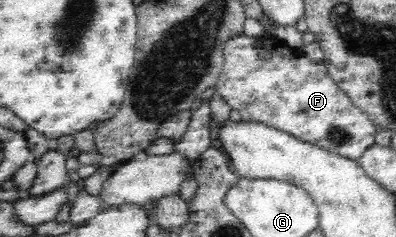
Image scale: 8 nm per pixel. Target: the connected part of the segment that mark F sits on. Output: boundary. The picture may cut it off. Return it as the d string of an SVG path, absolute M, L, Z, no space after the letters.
M243 32L232 35L225 42L225 61L215 82L218 95L222 96L228 107L240 112L244 122L262 123L290 134L301 142L318 145L330 153L359 161L366 150L375 145L378 128L360 108L352 104L349 96L340 90L336 81L330 77L325 64L314 64L306 56L296 56L292 49L271 35L258 38L247 36Z

